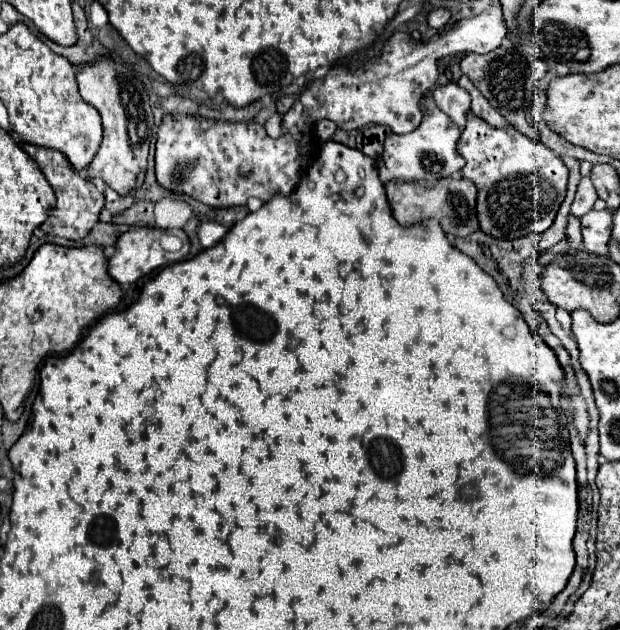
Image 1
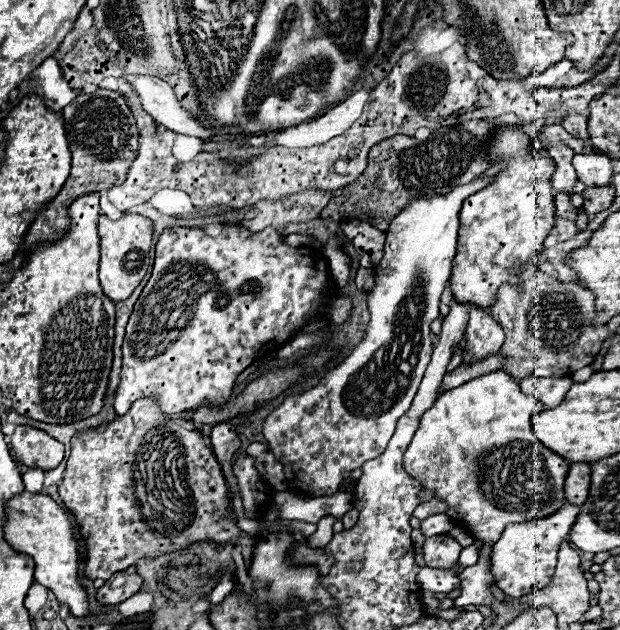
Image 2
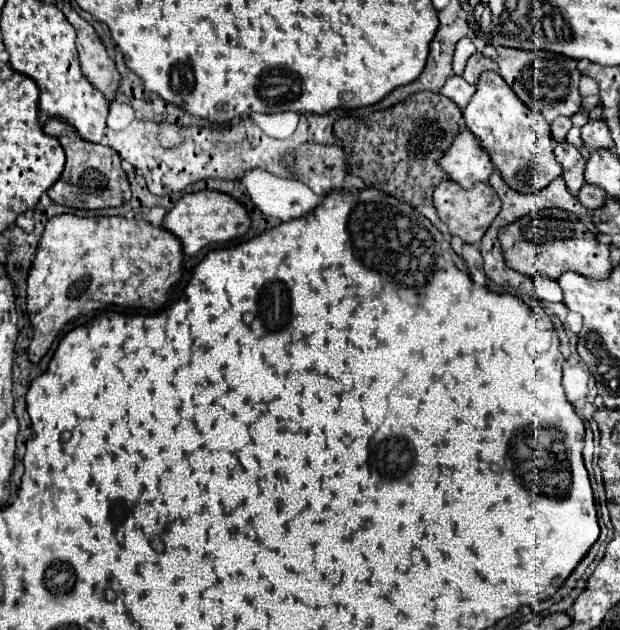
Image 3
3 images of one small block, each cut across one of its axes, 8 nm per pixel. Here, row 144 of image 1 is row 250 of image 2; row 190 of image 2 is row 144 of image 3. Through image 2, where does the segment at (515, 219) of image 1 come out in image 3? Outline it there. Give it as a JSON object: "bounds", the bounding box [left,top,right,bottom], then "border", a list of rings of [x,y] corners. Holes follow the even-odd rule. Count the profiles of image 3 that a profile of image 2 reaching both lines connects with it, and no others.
{"bounds":[464,72,562,194],"border":[[[484,72],[480,76],[476,94],[464,108],[464,120],[468,130],[480,140],[480,146],[488,152],[494,168],[500,170],[502,180],[512,190],[536,194],[554,178],[562,176],[562,168],[554,158],[550,124],[540,114],[526,108],[498,72]]]}

